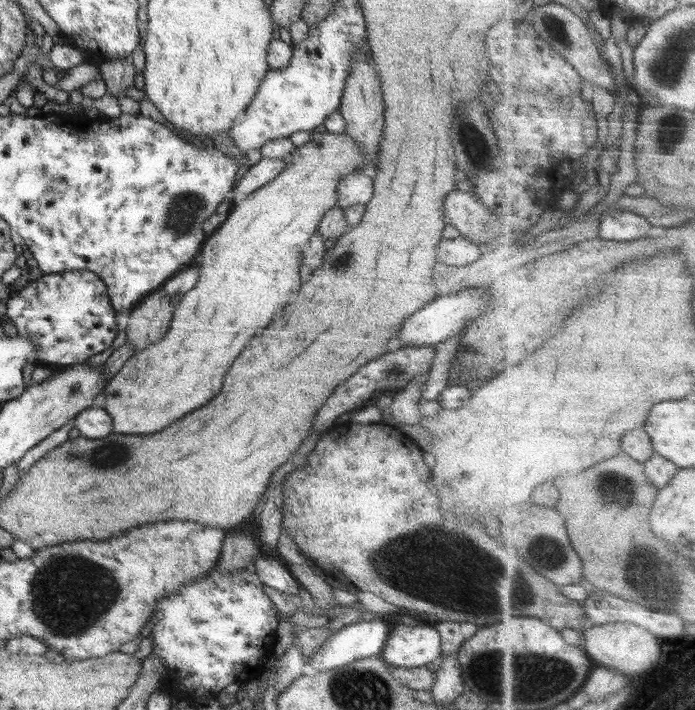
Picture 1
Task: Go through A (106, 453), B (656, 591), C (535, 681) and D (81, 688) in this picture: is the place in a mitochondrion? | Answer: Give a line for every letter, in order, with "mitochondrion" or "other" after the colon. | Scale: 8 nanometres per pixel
A: mitochondrion
B: mitochondrion
C: mitochondrion
D: other

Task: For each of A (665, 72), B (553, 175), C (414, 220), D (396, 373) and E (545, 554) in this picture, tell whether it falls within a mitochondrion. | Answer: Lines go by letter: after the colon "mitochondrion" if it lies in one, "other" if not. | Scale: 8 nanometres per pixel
A: mitochondrion
B: other
C: other
D: mitochondrion
E: mitochondrion

